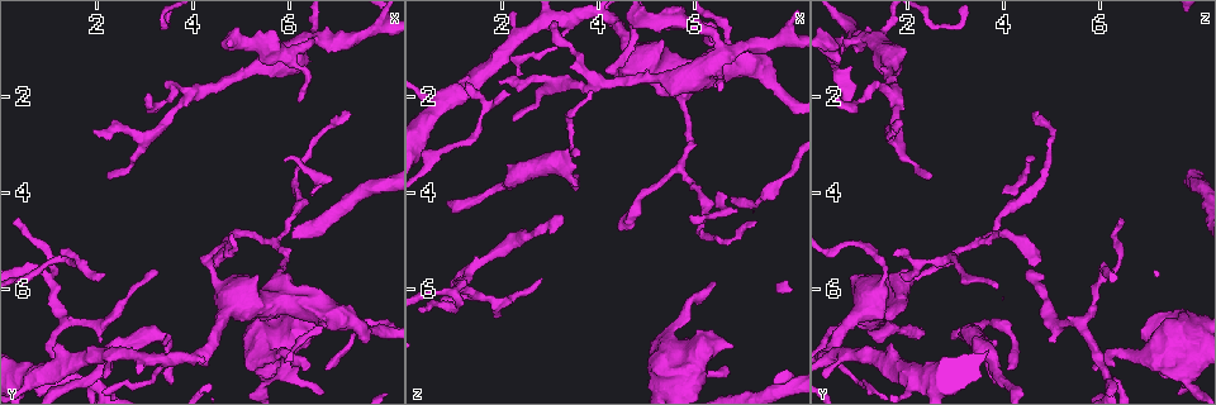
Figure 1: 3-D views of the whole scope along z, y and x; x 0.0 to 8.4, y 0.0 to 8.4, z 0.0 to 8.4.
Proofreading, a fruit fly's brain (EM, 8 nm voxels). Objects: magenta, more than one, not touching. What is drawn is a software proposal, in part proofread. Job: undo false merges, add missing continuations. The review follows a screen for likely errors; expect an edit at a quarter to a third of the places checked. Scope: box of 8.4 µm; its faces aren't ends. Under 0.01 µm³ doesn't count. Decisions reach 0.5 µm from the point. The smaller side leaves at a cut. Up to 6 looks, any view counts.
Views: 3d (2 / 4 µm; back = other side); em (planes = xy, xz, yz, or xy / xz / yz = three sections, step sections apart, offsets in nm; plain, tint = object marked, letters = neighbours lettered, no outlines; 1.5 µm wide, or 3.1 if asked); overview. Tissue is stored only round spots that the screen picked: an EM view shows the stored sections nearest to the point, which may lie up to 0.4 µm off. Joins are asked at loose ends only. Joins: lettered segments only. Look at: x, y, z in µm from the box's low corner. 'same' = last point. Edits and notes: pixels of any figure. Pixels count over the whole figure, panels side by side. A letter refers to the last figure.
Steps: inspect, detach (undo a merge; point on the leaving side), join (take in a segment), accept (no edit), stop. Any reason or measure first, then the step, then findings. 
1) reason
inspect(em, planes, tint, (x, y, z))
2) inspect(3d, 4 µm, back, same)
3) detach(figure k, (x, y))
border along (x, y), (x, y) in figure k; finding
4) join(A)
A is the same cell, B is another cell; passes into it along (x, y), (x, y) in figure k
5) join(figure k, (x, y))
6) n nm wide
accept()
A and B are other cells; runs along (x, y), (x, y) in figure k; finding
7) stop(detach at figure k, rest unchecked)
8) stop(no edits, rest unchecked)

a narrow waist
inspect(3d, 4 µm, back, (4.45, 5.65, 1.50))

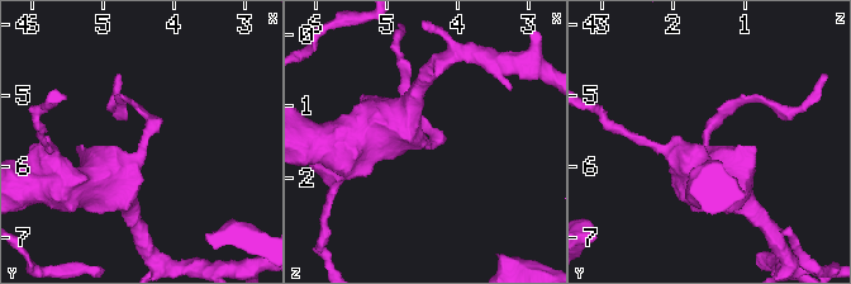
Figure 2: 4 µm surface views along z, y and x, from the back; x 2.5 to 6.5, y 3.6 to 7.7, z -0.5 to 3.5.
now the EM
inspect(em, 3.1 µm, planes, letters, (4.45, 5.65, 1.55))

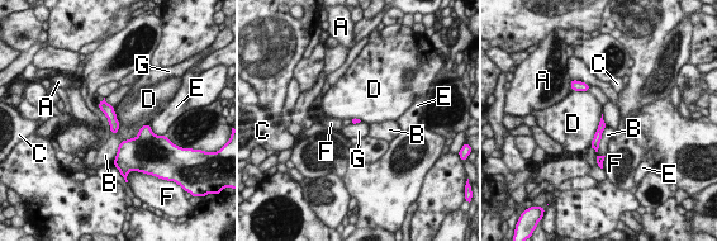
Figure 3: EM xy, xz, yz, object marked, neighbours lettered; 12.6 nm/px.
accept()
A, B, C, D, E, F and G are other cells; border along (602, 114), (607, 124) in figure 3; all the same cell

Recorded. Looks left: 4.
branch stops here
inspect(em, yz, step 4, plain, (5.90, 3.35, 4.50))

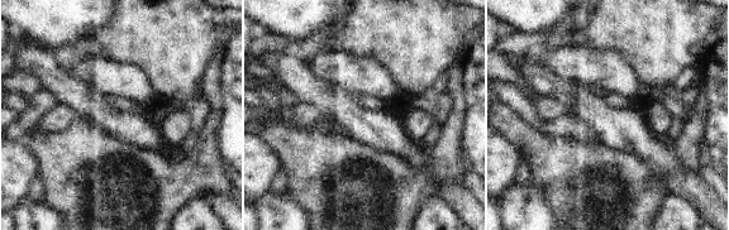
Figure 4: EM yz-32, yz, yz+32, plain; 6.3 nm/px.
see the neighbours
inspect(em, yz, step 4, letters, same)

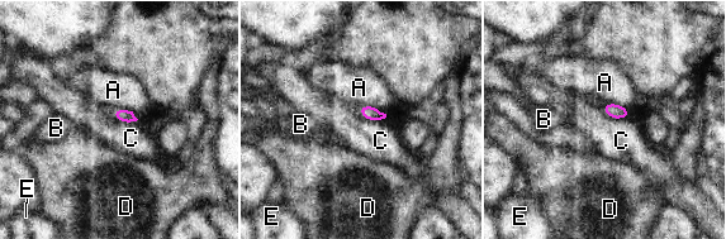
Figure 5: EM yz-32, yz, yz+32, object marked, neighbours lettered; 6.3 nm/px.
accept()
A, B, C, D and E are other cells; no lettered segment goes on from it

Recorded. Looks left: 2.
four-way junction
inspect(em, planes, plain, (6.55, 0.75, 1.05))

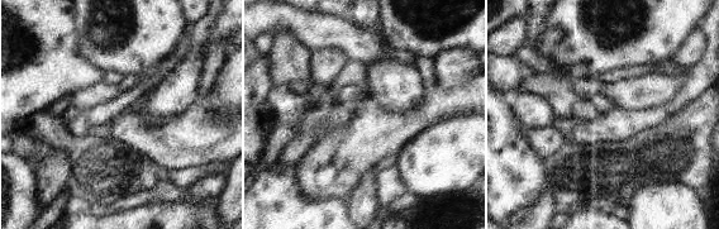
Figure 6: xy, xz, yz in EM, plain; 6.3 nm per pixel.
what lies round it
inspect(em, planes, letters, same)

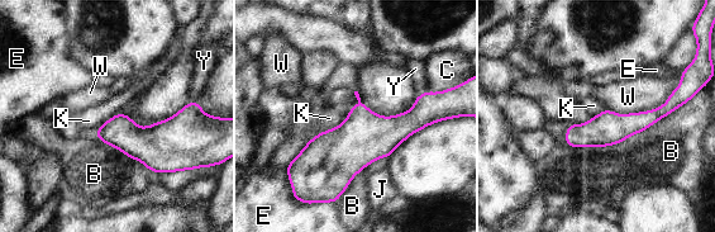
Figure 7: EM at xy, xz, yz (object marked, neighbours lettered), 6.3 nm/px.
accept()
B, C, E, J, K, W and Y are other cells; border along (347, 114), (285, 165) in figure 7; one cell here

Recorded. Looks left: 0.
stop(no edits, rest unchecked)

